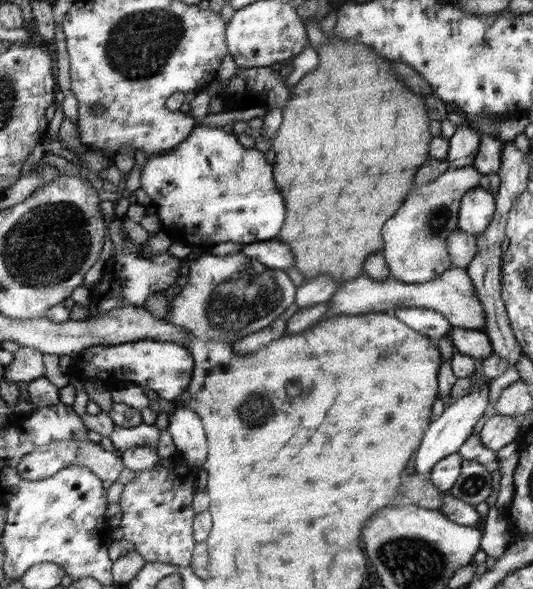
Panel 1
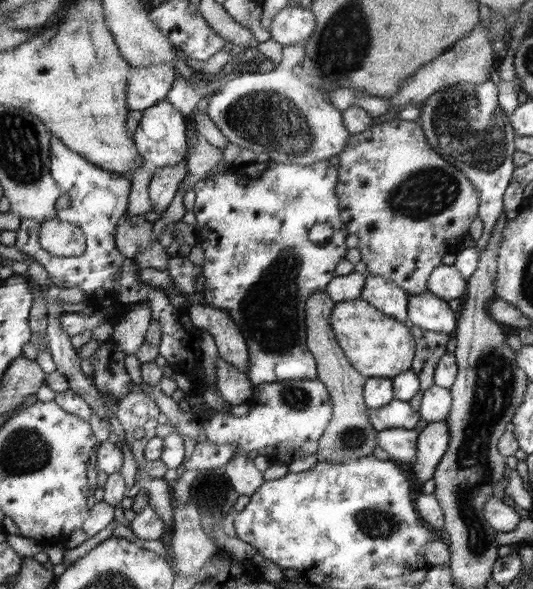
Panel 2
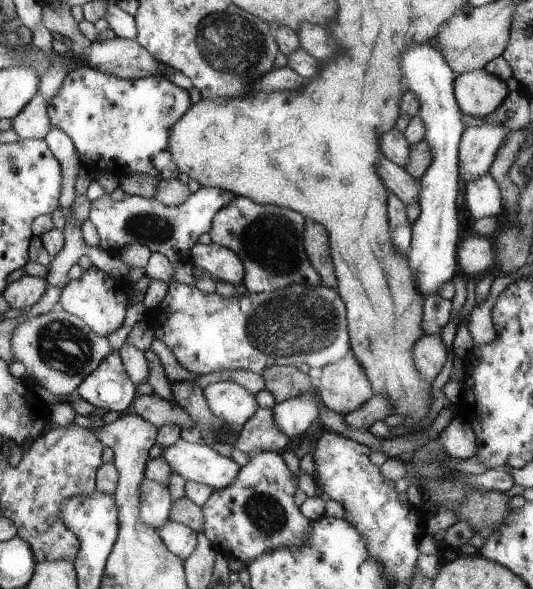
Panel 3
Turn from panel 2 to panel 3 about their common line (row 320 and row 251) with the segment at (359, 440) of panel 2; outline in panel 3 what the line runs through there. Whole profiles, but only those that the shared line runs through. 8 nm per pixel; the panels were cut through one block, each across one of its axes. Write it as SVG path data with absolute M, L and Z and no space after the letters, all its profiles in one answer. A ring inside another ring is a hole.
M307 220L303 231L303 246L312 267L319 272L323 285L337 288L338 276L335 274L334 260L331 258L330 236L327 228Z

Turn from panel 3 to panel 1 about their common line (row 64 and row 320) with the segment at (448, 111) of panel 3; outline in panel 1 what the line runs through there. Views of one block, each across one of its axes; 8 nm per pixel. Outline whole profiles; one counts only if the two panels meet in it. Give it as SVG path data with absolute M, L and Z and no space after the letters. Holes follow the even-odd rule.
M398 308L394 311L396 318L406 323L412 330L426 334L437 341L445 336L453 328L446 316L428 310L428 308Z

